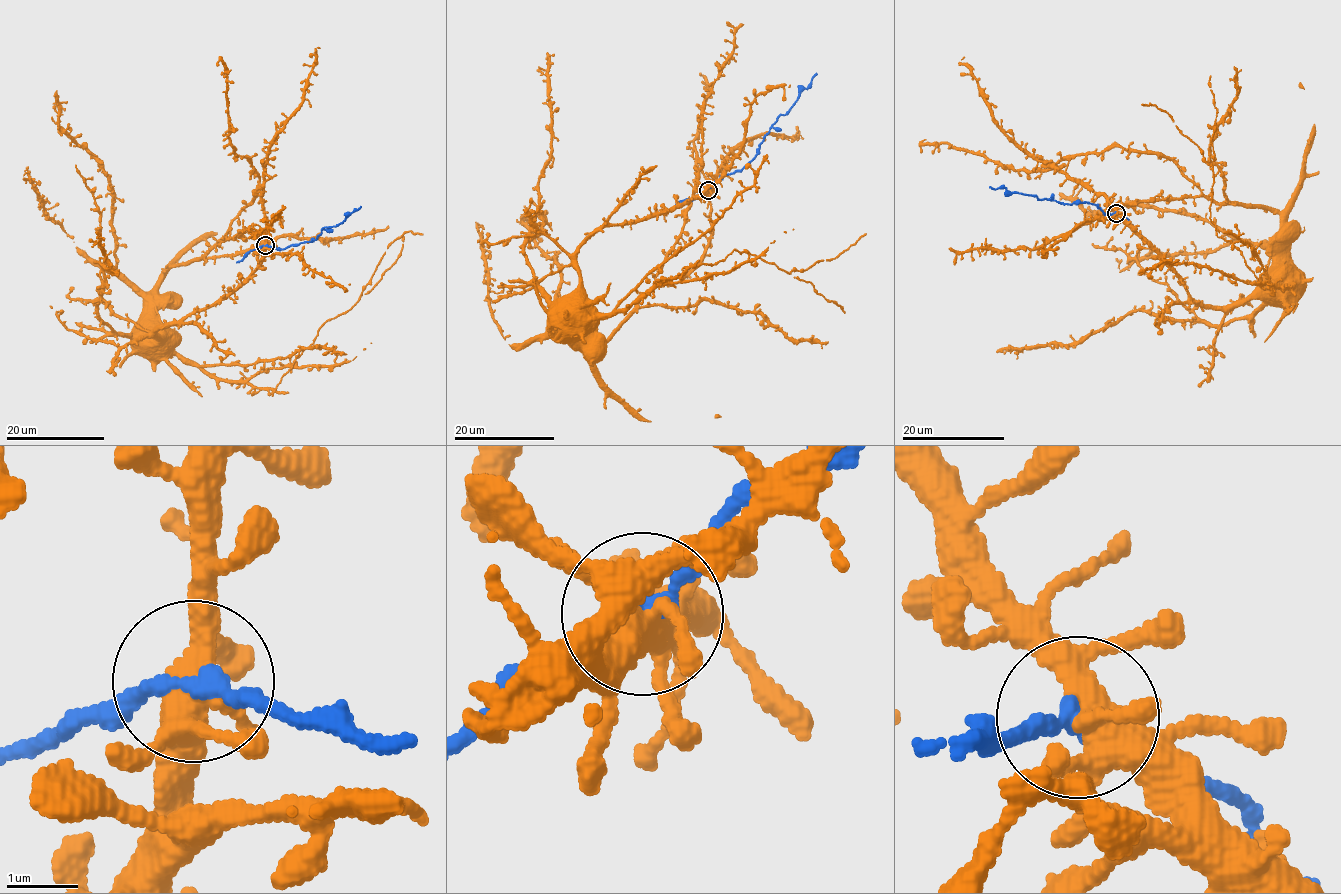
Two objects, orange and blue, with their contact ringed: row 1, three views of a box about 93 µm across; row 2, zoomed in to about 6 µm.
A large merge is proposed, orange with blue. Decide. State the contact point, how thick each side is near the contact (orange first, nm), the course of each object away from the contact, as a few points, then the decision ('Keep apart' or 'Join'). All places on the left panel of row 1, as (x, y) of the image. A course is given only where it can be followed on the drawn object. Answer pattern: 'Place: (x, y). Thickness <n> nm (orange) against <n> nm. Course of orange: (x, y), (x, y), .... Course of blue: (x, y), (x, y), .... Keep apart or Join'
Place: (265, 245). Thickness 400 nm (orange) against 200 nm. Course of orange: (265, 244), (266, 250), (254, 270), (237, 288), (206, 308), (197, 310), (154, 330), (160, 343), (158, 336). Course of blue: (265, 244), (282, 249), (312, 241), (321, 230), (342, 222), (361, 206). Join

